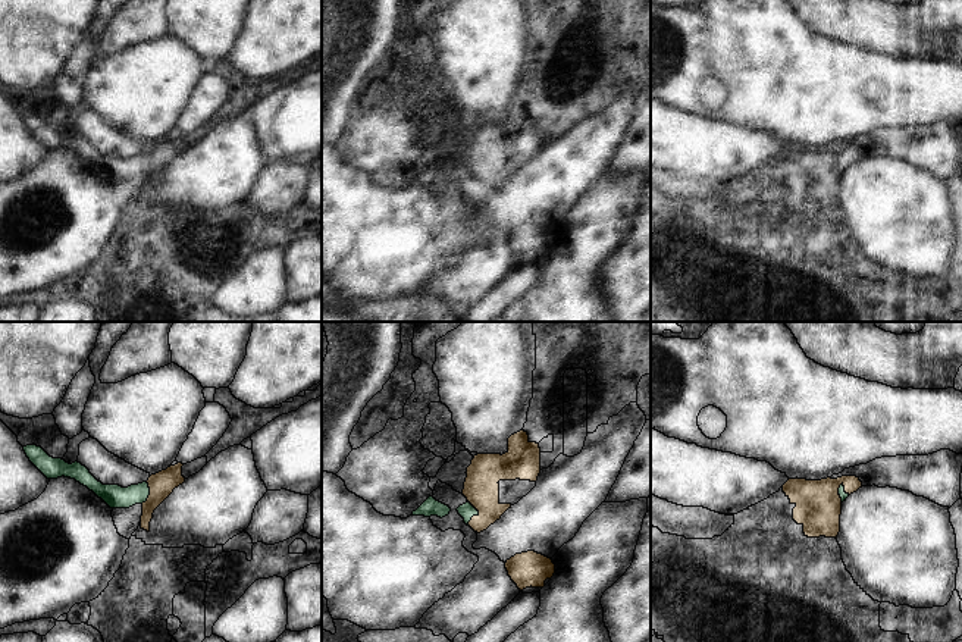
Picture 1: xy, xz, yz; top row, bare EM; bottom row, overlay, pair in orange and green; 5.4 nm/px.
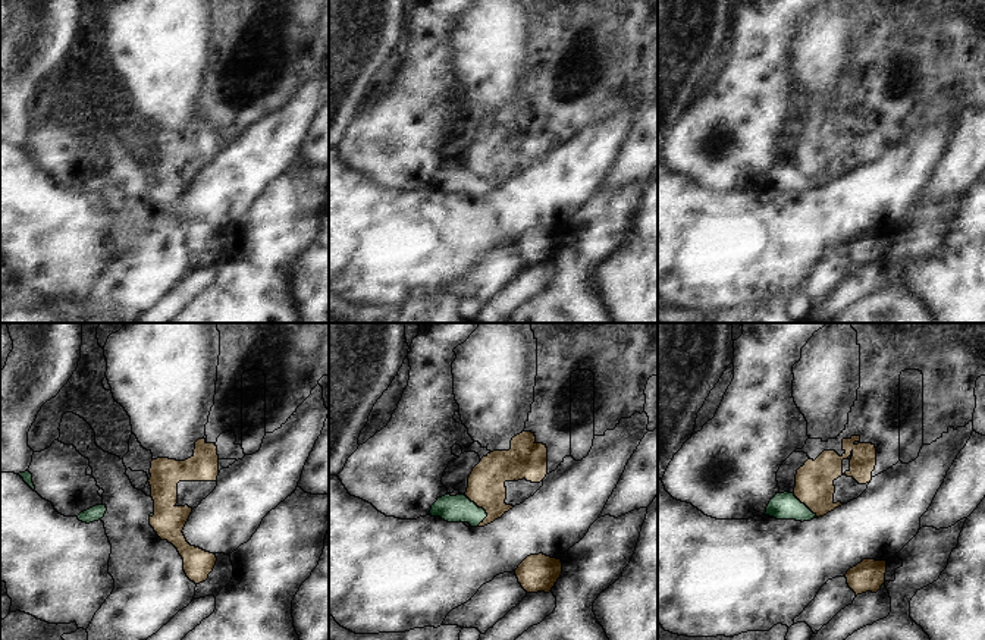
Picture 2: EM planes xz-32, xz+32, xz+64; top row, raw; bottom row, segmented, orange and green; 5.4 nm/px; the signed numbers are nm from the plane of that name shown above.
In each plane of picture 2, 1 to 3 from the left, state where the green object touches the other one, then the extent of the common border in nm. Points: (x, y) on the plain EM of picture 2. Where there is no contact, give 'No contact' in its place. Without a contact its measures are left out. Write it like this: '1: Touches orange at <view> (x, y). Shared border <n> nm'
1: Touches orange at xz-32 (153, 187). Shared border 40 nm
2: Touches orange at xz+32 (482, 178). Shared border 190 nm
3: Touches orange at xz+64 (806, 176). Shared border 190 nm

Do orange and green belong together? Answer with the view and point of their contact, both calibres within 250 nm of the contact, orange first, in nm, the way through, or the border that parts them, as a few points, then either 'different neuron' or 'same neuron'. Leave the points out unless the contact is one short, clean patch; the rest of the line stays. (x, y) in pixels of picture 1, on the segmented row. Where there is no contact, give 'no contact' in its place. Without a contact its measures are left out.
meets orange in xz at (476, 516); 190 nm thick on the orange side, 80 nm on the other; runs through xz (480, 488), (476, 516), (466, 510); same neuron

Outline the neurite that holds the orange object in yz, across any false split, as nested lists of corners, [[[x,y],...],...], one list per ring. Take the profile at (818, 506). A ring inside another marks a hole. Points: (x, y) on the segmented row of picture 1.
[[[856,476],[837,479],[789,479],[783,492],[795,504],[793,520],[803,526],[808,538],[837,538],[840,532],[842,502],[862,488]]]

